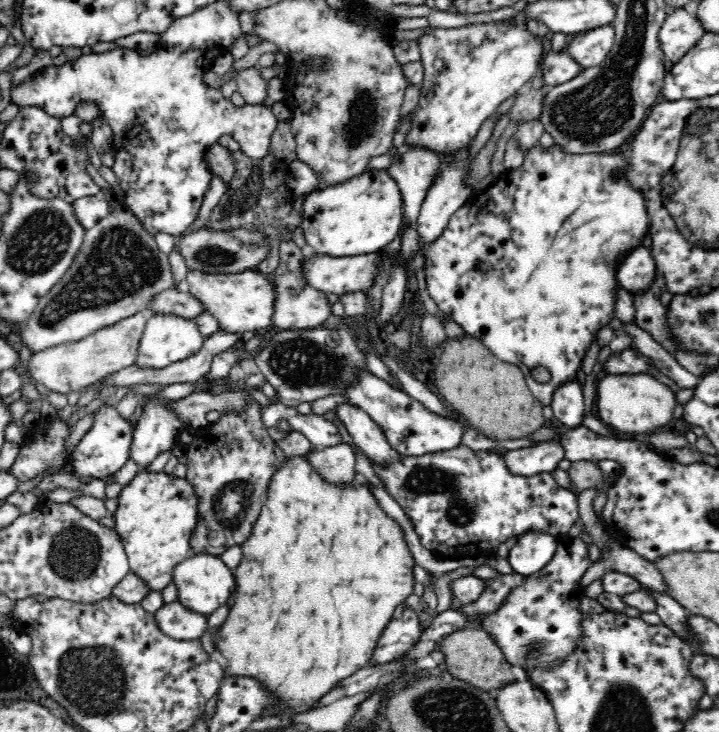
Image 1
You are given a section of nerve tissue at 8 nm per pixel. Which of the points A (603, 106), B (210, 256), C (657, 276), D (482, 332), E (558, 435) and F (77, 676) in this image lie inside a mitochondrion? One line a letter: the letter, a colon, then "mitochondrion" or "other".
A: mitochondrion
B: mitochondrion
C: other
D: other
E: other
F: mitochondrion

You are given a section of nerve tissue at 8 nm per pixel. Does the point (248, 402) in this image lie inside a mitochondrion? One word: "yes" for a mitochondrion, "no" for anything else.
no

